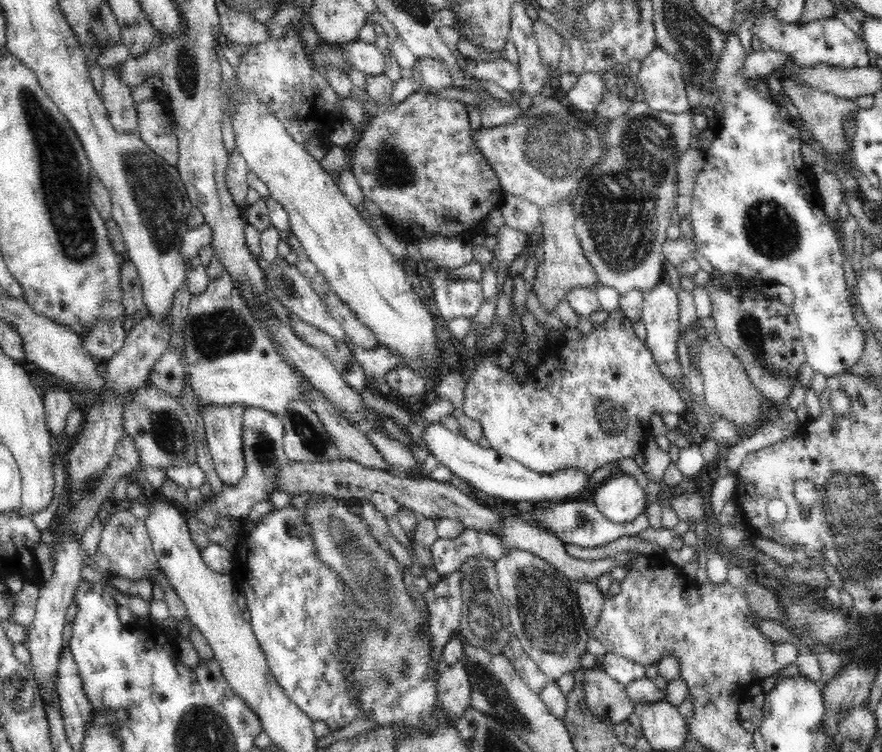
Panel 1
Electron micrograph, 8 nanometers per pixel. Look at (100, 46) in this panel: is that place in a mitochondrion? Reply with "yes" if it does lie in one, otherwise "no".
no

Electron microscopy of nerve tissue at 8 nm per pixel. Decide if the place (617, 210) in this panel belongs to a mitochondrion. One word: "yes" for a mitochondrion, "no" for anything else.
yes

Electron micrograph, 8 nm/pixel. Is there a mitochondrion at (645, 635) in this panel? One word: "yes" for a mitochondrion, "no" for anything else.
yes

